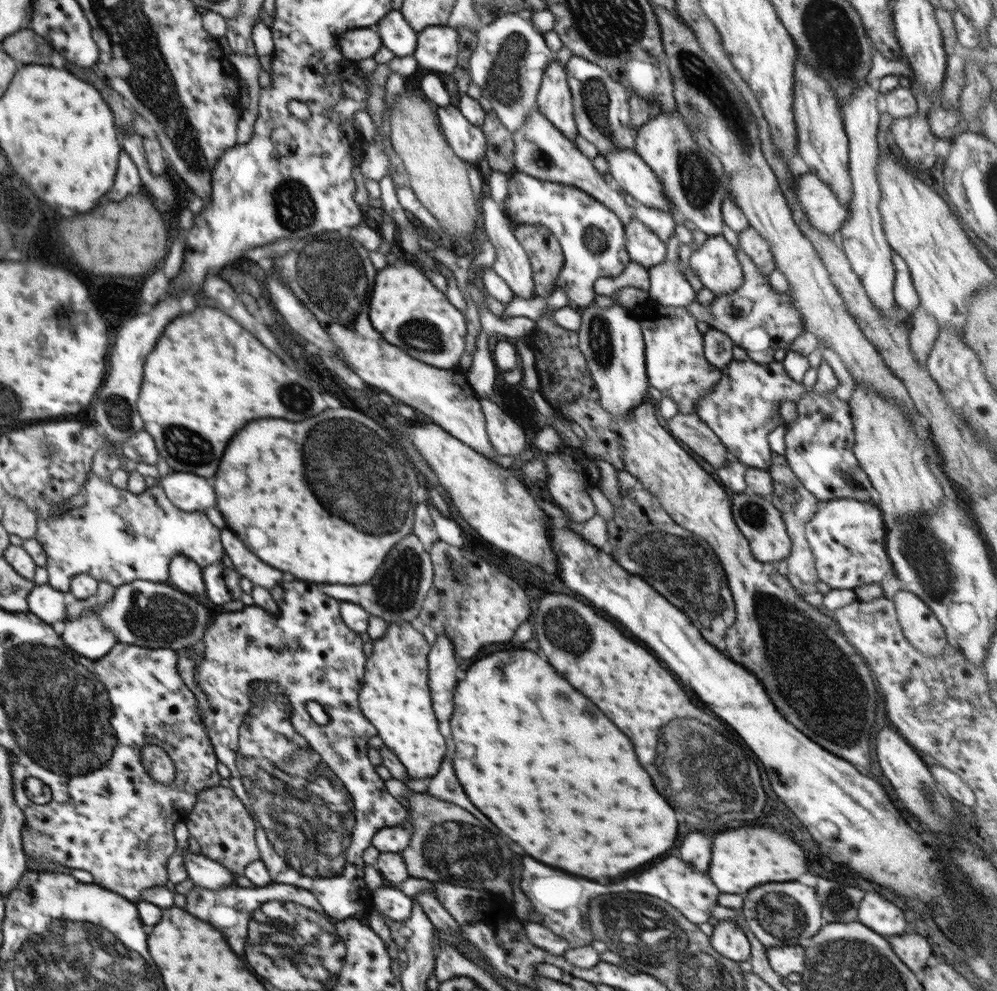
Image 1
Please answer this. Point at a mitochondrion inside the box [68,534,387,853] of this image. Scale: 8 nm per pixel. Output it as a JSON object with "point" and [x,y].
{"point":[153,617]}

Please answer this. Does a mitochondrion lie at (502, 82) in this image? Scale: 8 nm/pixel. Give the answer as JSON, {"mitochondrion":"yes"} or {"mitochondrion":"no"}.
{"mitochondrion":"yes"}

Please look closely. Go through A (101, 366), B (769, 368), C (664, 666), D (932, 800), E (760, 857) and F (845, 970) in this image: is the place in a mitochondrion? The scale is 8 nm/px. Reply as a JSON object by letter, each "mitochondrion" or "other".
{"A":"other","B":"other","C":"other","D":"mitochondrion","E":"other","F":"mitochondrion"}

